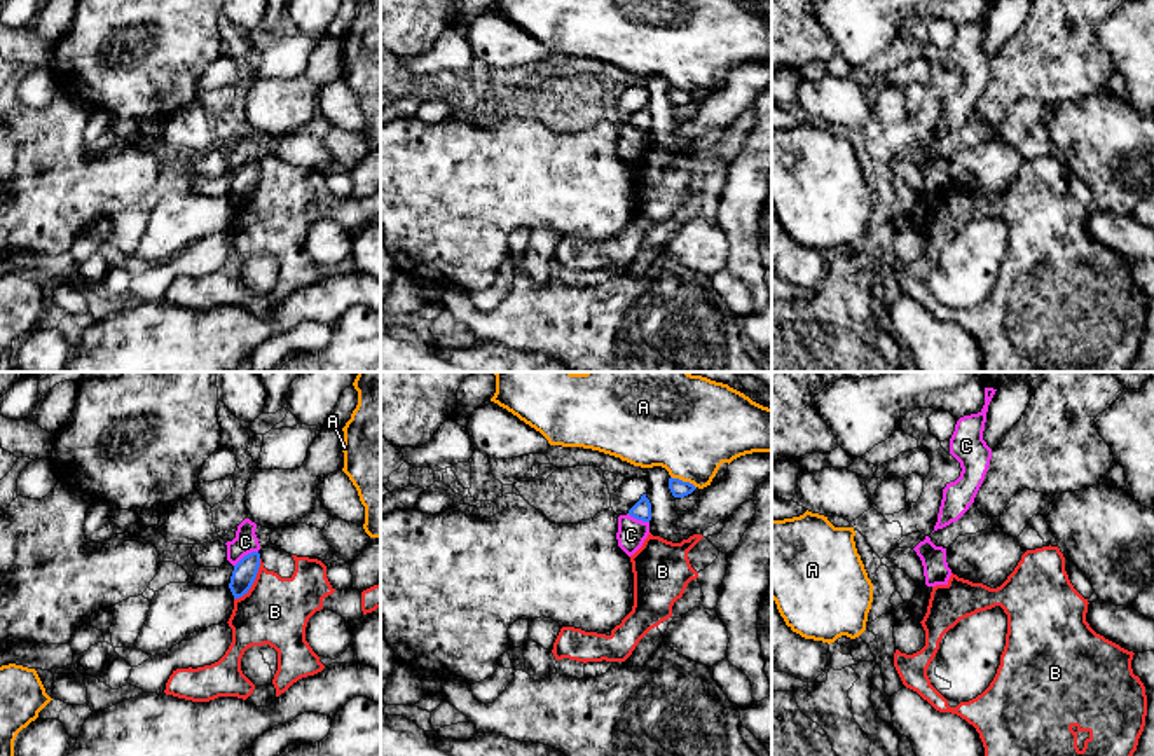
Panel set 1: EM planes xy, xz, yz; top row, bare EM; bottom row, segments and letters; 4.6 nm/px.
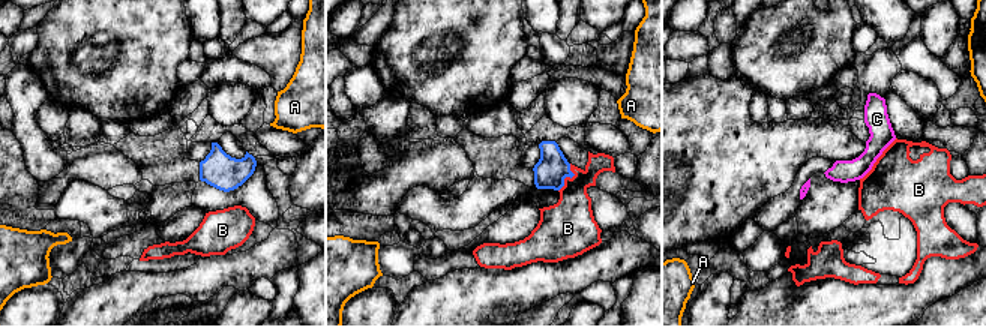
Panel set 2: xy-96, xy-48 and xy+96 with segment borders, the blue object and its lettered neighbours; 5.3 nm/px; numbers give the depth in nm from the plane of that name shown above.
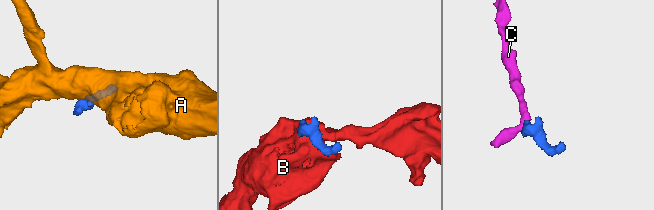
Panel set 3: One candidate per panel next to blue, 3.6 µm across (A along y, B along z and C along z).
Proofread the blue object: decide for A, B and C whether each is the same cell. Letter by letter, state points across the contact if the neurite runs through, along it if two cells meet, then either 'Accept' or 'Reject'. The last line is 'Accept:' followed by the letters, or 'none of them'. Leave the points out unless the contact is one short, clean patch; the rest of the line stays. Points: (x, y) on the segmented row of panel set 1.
A: Boundary: xz (671, 475), (688, 481), (695, 487). Reject
B: Boundary: xy (261, 559), (254, 584), (234, 599). Reject
C: Boundary: xy (257, 550), (252, 550), (234, 566). Reject
Accept: none of them

